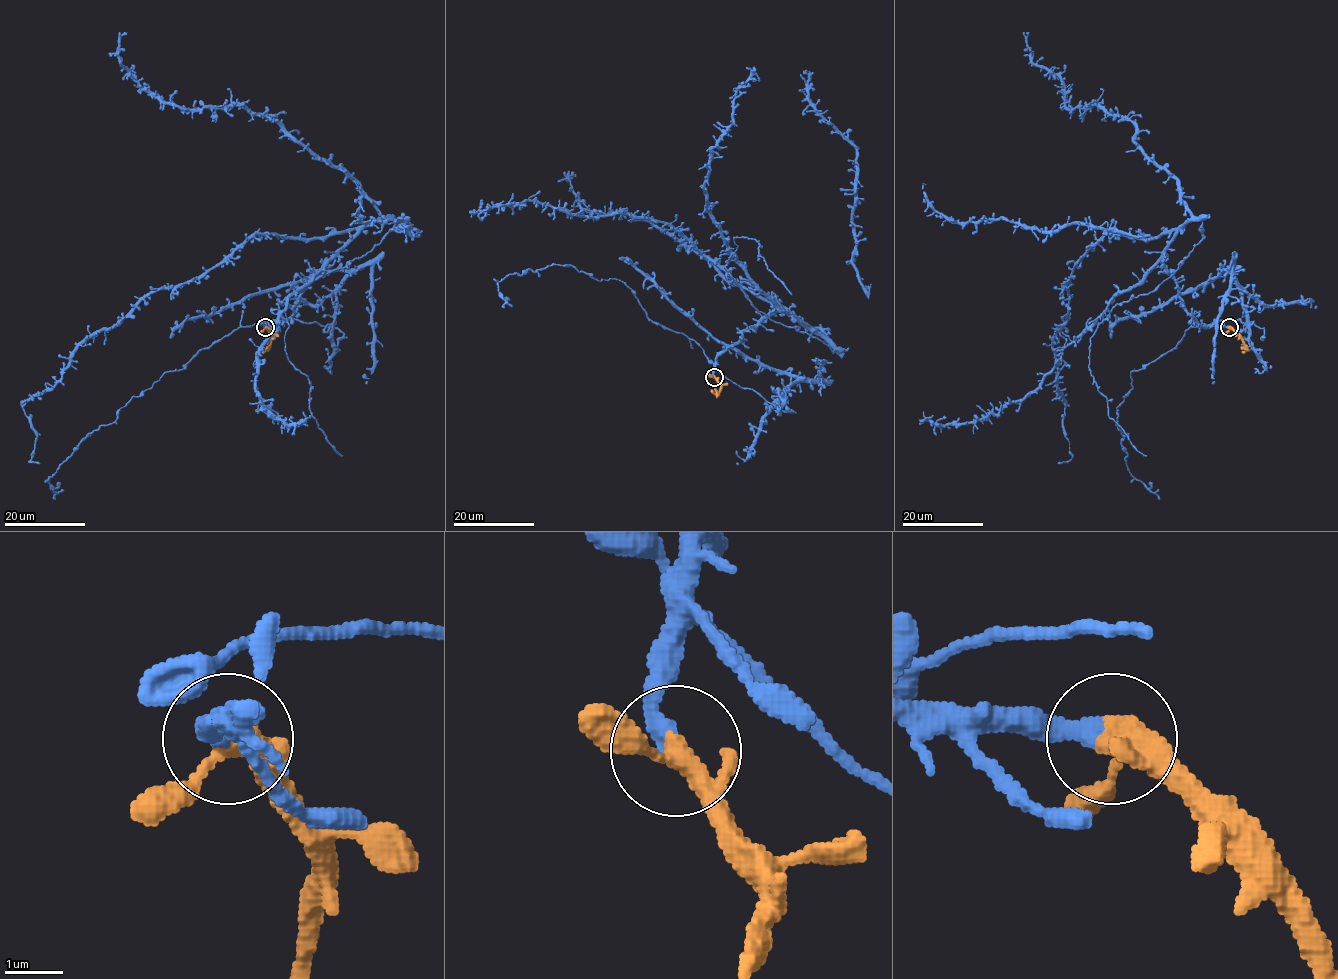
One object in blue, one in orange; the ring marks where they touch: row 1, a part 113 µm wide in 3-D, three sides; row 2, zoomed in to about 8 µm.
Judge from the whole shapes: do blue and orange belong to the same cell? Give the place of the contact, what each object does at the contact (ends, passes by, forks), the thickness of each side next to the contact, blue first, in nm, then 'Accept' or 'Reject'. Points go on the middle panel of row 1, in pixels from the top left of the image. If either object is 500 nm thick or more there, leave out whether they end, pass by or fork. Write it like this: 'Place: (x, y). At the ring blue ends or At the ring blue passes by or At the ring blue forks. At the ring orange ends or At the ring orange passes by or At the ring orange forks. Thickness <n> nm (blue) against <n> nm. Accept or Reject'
Place: (714, 377). At the ring blue ends. At the ring orange forks. Thickness 320 nm (blue) against 300 nm. Accept

